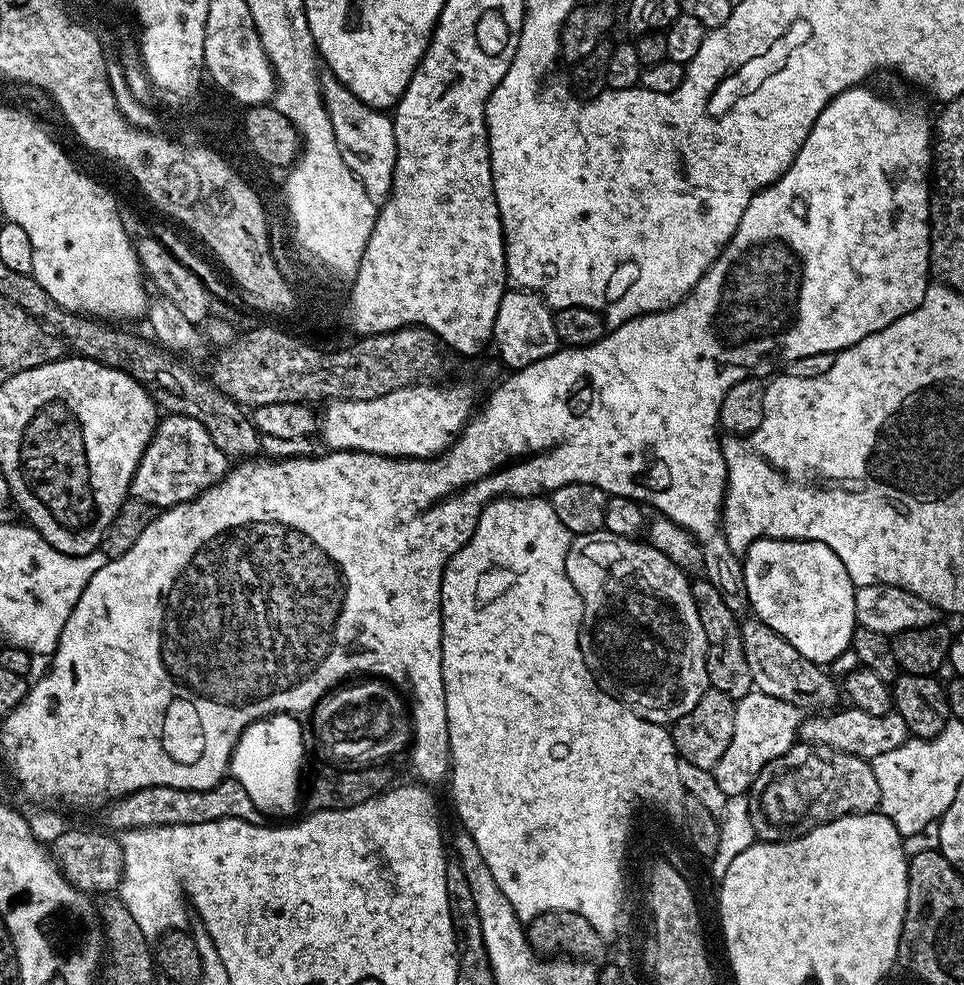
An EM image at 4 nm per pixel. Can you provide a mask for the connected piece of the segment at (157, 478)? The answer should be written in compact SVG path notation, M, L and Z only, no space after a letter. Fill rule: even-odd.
M168 414L157 423L152 441L144 448L132 479L130 496L133 500L150 502L158 510L172 508L175 504L195 500L200 493L218 484L229 471L229 457L214 446L214 438L206 434L202 422Z

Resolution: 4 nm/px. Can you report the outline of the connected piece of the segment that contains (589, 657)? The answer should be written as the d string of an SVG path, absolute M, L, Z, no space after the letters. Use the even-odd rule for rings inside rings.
M626 536L596 539L600 538L577 539L568 547L566 554L566 574L570 582L574 582L574 590L578 590L584 607L584 619L580 621L580 649L584 655L584 661L588 663L589 670L605 692L622 701L626 707L633 708L643 720L649 720L651 724L671 726L678 718L682 718L682 714L690 714L690 710L698 706L698 698L702 698L702 694L710 687L706 670L706 650L708 649L706 630L702 630L702 622L698 619L698 606L696 599L692 596L689 573L678 567L670 558L666 558L666 554L659 552L651 542L639 544L641 542L639 539Z

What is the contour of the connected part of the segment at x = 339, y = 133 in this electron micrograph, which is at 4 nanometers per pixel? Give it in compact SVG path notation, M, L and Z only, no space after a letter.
M325 79L322 91L324 105L334 126L338 150L342 150L342 162L346 162L346 166L350 166L358 182L362 182L362 190L370 194L370 202L377 206L386 203L392 194L396 161L393 117L387 111L366 106L362 98L354 98L354 94L350 94L350 90L346 90L346 86L342 86L342 82L337 80Z

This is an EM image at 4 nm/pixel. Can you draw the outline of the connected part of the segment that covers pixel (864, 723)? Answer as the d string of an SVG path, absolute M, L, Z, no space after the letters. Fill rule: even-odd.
M844 706L841 712L836 711L810 714L801 719L799 739L820 750L829 748L829 753L832 754L845 752L870 762L878 754L886 754L886 750L898 750L898 746L902 746L910 738L906 722L895 710L887 712L884 716L866 714L866 710L858 710L851 706Z

